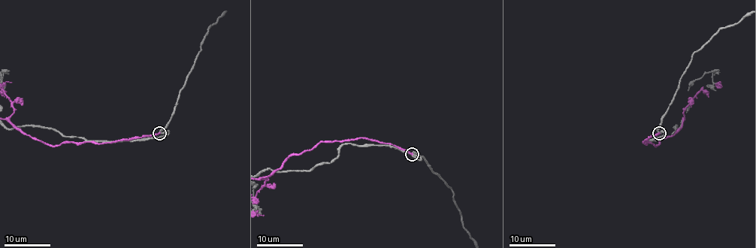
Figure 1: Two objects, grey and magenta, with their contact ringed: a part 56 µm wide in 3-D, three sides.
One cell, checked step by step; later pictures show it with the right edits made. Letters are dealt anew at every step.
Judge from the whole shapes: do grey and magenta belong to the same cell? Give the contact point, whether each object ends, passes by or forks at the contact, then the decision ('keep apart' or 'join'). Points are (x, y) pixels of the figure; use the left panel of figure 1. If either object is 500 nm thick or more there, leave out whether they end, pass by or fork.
place (159, 133); grey passes by; magenta ends; keep apart

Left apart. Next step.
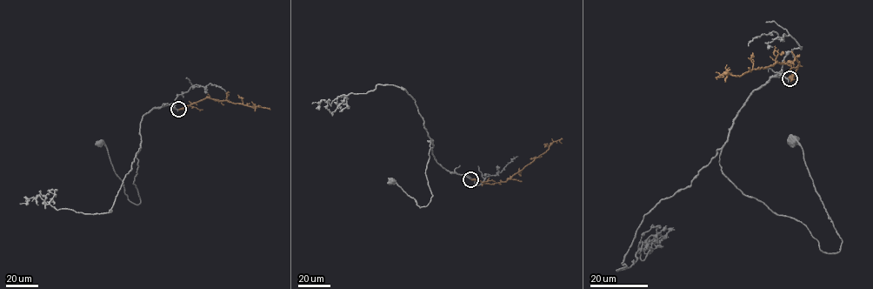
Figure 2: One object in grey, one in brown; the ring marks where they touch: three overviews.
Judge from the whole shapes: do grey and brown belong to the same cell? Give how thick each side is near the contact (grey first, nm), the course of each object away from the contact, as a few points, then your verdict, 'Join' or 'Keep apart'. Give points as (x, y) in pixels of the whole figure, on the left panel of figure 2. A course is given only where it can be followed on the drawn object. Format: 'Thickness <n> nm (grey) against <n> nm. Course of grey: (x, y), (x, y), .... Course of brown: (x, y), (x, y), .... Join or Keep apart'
Thickness 220 nm (grey) against 320 nm. Course of grey: (178, 109), (167, 104), (143, 117), (133, 183), (138, 204), (128, 198), (107, 147), (101, 143). Course of brown: (178, 109), (207, 97), (269, 110). Join

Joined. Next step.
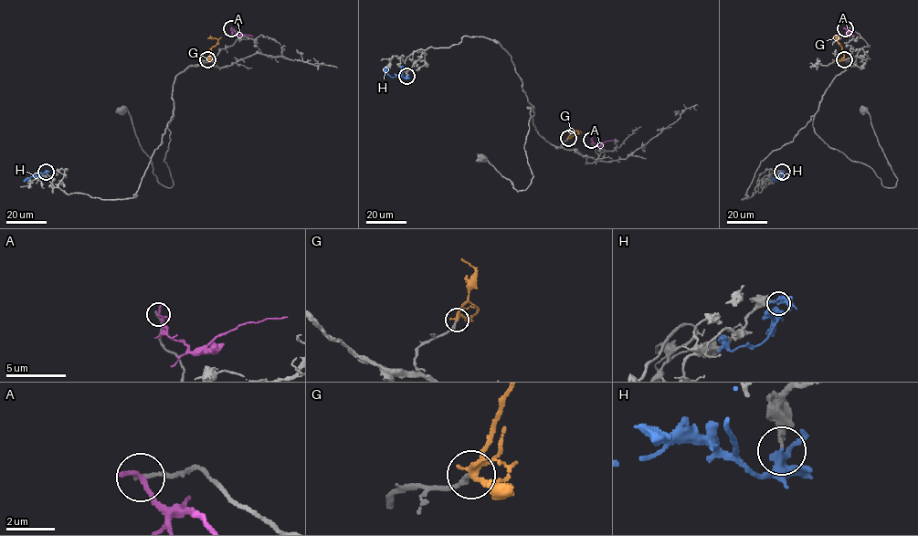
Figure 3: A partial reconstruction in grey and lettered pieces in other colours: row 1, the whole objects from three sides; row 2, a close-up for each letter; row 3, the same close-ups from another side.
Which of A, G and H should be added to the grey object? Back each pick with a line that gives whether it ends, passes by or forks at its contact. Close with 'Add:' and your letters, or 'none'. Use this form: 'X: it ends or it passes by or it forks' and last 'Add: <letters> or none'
G: it forks
Add: G

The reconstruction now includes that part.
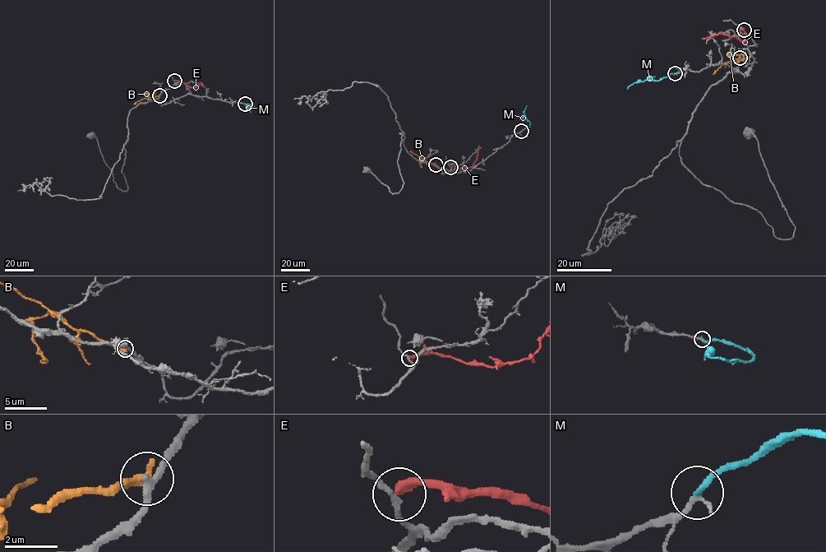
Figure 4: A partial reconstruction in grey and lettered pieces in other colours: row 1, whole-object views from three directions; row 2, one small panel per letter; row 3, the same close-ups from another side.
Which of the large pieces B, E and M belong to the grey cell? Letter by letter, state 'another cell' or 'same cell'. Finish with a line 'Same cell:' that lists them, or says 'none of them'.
B: another cell
E: another cell
M: same cell
Same cell: M

